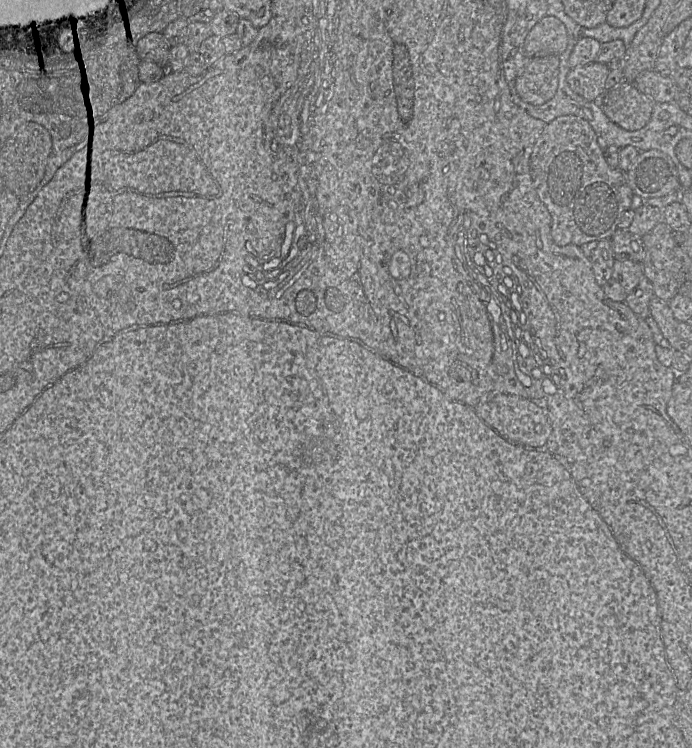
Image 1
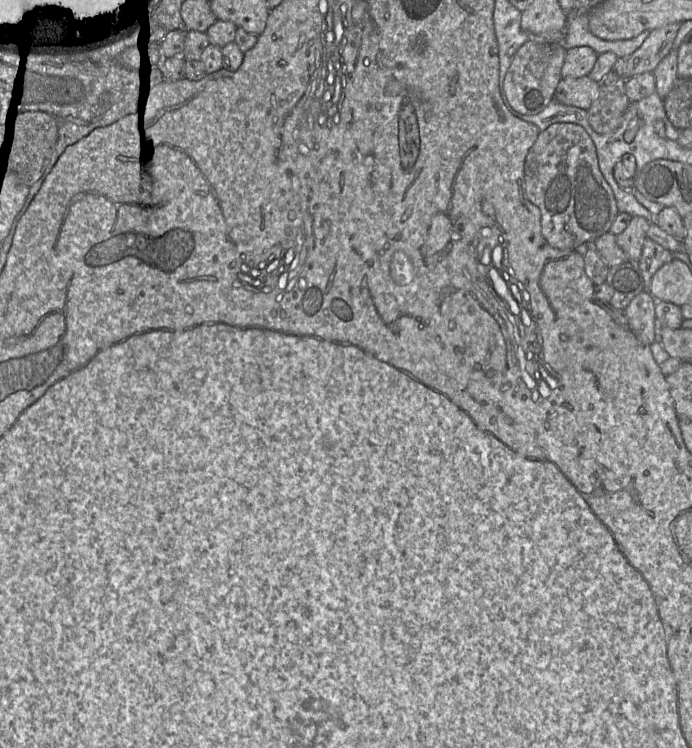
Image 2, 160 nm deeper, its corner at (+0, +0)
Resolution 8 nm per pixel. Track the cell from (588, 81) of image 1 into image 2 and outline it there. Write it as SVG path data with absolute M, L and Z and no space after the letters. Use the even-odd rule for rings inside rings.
M588 75L562 77L556 87L554 97L562 104L588 110L597 98L599 89L600 83L592 80Z

